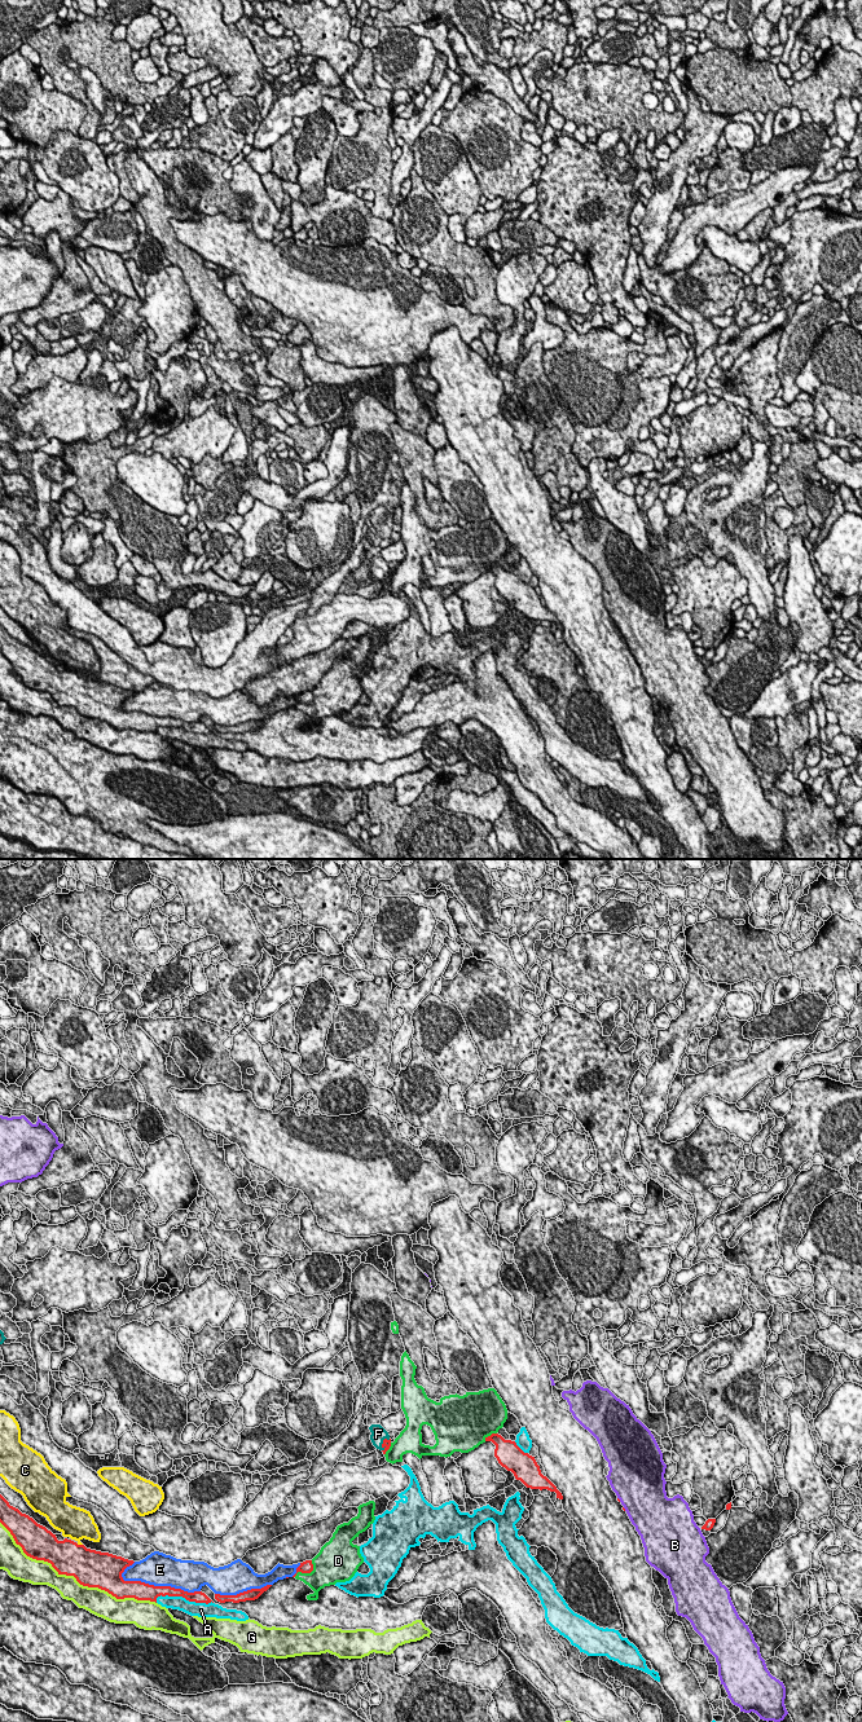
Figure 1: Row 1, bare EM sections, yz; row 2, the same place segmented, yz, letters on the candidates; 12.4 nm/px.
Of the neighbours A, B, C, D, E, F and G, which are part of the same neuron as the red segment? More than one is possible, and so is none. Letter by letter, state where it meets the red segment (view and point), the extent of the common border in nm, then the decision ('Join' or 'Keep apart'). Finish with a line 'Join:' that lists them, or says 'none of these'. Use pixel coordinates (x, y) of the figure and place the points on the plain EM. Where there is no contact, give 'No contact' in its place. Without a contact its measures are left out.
A: Touches red at yz (184, 727). Shared border 700 nm. Keep apart
B: Touches red at yz (619, 630). Shared border 70 nm. Keep apart
C: Touches red at yz (79, 675). Shared border 80 nm. Keep apart
D: Touches red at yz (307, 703). Shared border 320 nm. Keep apart
E: Touches red at yz (159, 717). Shared border 1000 nm. Keep apart
F: Touches red at yz (383, 573). Shared border 190 nm. Join
G: Touches red at yz (75, 708). Shared border 2200 nm. Keep apart
Join: F

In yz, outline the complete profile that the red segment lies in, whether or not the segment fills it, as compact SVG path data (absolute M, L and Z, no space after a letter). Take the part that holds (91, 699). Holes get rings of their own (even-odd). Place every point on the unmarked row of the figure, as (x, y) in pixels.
M1 625L0 653L10 662L27 687L48 692L58 705L74 706L80 715L98 718L116 730L135 728L157 734L158 727L168 726L182 727L195 734L212 732L202 722L188 723L171 717L124 712L122 704L135 693L133 691L91 681L67 669L58 671L56 665L10 637Z

